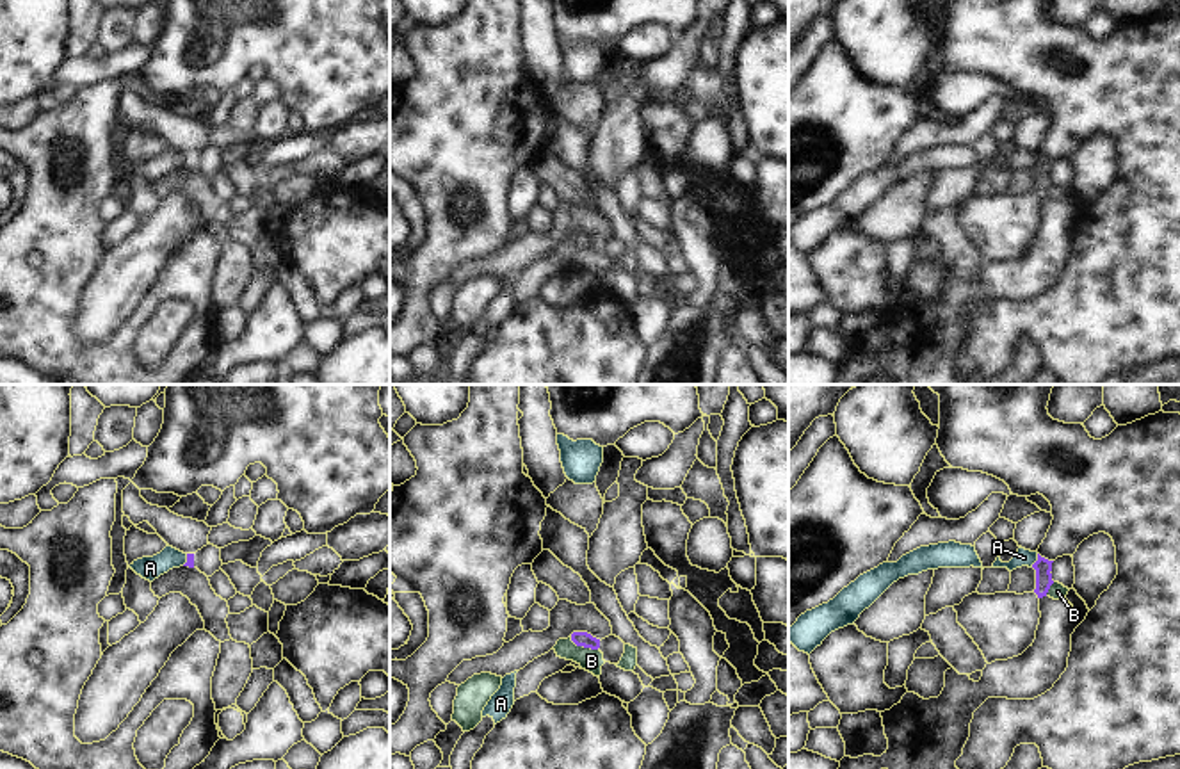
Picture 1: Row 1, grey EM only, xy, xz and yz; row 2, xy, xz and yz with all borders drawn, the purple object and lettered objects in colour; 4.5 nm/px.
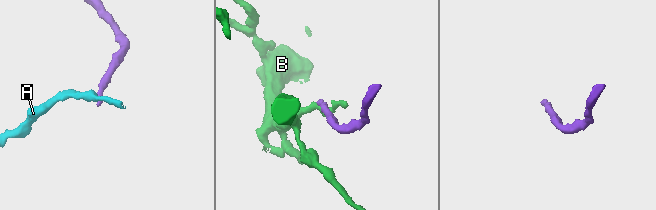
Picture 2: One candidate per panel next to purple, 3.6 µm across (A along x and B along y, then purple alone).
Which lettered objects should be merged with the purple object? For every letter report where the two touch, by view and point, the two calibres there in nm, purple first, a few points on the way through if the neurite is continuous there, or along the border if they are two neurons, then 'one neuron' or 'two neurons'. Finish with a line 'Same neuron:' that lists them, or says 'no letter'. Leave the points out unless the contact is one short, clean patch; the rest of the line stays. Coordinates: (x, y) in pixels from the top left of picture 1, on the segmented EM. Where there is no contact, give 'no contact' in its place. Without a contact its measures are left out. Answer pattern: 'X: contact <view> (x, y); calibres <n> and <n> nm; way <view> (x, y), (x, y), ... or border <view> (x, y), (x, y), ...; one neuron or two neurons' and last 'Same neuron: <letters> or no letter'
A: contact yz (1036, 561); calibres 80 and 80 nm; border yz (1038, 554), (1031, 566); two neurons
B: contact xz (584, 647); calibres 70 and 100 nm; border xz (570, 638), (577, 645), (598, 648); two neurons
Same neuron: no letter

